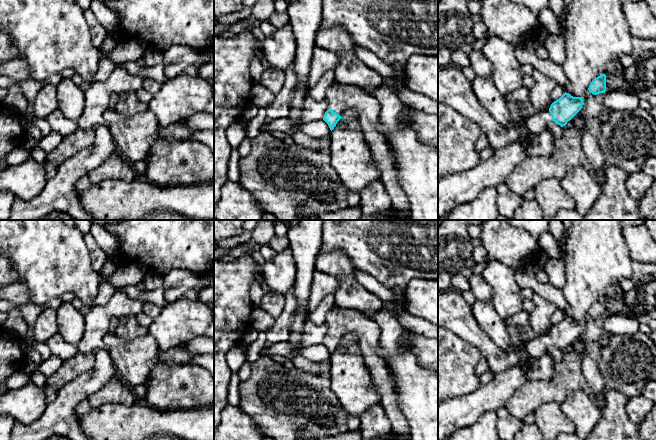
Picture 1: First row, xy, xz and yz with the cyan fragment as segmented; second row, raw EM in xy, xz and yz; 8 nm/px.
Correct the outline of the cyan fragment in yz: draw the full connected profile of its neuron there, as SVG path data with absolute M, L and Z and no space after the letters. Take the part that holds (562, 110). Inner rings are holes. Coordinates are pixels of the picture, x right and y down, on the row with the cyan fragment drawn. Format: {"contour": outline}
{"contour": "M564 93L548 110L526 119L528 135L496 150L487 160L466 171L453 173L438 180L438 220L444 220L457 205L473 201L486 188L505 183L513 170L530 157L526 146L555 122L565 126L582 108L581 97Z"}

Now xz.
{"contour": "M331 85L326 91L329 109L323 120L332 131L346 111L355 111L364 138L371 149L371 163L380 172L387 194L392 200L393 217L410 219L410 203L398 178L398 165L387 138L378 129L380 104L378 100L356 85Z"}

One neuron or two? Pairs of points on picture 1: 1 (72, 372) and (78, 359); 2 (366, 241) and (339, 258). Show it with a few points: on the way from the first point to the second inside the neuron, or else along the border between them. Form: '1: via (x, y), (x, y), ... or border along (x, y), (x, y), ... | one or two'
1: via (72, 369), (78, 362) | one
2: border along (322, 251), (341, 250), (355, 268) | two

